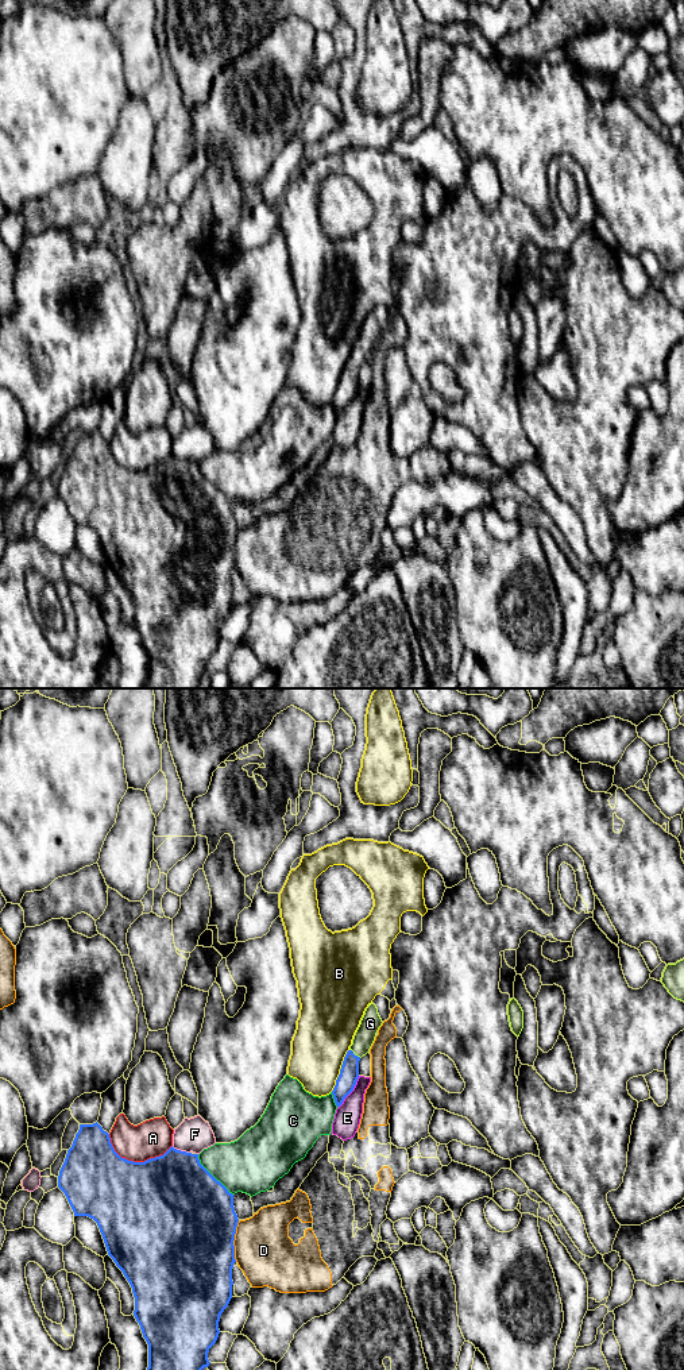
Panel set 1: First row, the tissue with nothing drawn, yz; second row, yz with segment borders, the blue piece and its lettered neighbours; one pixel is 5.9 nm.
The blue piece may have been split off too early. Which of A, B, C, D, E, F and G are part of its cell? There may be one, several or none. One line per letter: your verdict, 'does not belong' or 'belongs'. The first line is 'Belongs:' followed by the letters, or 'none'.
Belongs: G
A: does not belong
B: does not belong
C: does not belong
D: does not belong
E: does not belong
F: does not belong
G: belongs

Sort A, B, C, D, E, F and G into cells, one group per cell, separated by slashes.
A / B / C / D / E / F / G

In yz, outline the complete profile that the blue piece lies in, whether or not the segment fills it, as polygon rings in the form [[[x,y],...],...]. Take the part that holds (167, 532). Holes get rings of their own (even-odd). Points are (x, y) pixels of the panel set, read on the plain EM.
[[[97,431],[93,433],[80,433],[80,439],[76,443],[72,456],[67,459],[65,471],[59,479],[58,497],[65,502],[74,525],[88,525],[97,532],[108,564],[123,580],[132,597],[135,606],[134,625],[148,653],[148,676],[143,688],[198,688],[200,680],[210,672],[208,661],[219,647],[220,625],[232,607],[232,576],[236,571],[233,549],[239,532],[233,516],[233,503],[200,472],[198,463],[181,460],[171,455],[163,464],[150,467],[144,471],[134,471],[121,467],[115,460],[109,443],[104,440]]]

